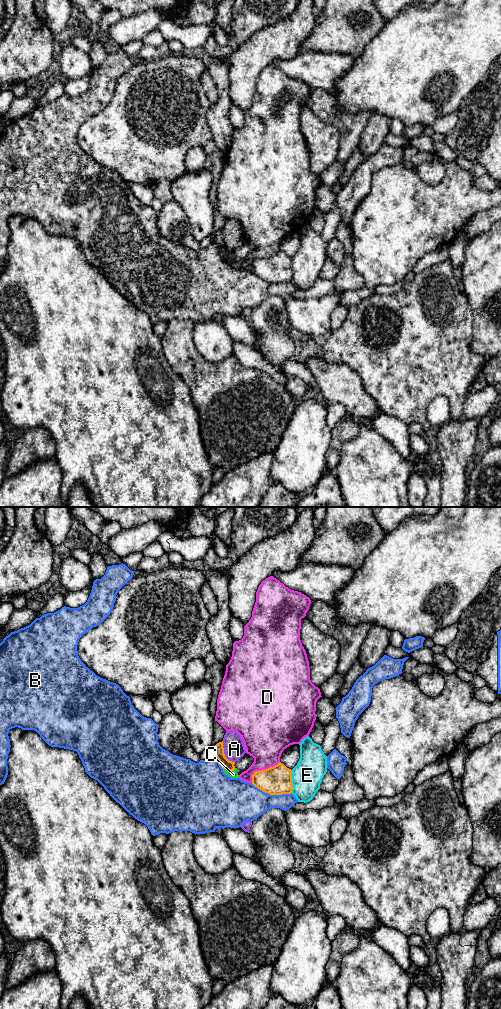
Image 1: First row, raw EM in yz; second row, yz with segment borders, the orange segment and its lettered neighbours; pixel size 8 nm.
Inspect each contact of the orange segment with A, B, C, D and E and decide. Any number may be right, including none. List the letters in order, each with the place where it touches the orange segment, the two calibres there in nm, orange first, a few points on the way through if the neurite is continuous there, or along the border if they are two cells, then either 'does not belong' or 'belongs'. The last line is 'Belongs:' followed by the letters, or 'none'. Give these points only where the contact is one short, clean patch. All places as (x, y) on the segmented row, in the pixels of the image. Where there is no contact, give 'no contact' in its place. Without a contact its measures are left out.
A: meets orange in yz at (223, 753); 90 nm thick on the orange side, 170 nm on the other; does not belong
B: meets orange in yz at (271, 794); 240 nm thick on the orange side, 320 nm on the other; does not belong
C: meets orange in yz at (229, 770); 90 nm thick on the orange side, 60 nm on the other; border along yz (223, 768), (228, 770), (235, 768); does not belong
D: meets orange in yz at (262, 770); 240 nm thick on the orange side, 340 nm on the other; does not belong
E: meets orange in yz at (291, 781); 240 nm thick on the orange side, 240 nm on the other; does not belong
Belongs: none

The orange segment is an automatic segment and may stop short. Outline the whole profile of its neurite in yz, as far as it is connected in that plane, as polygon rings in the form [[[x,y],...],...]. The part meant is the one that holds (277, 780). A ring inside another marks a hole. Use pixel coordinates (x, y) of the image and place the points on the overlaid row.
[[[279,762],[273,767],[254,772],[252,784],[270,795],[291,794],[292,771]]]

